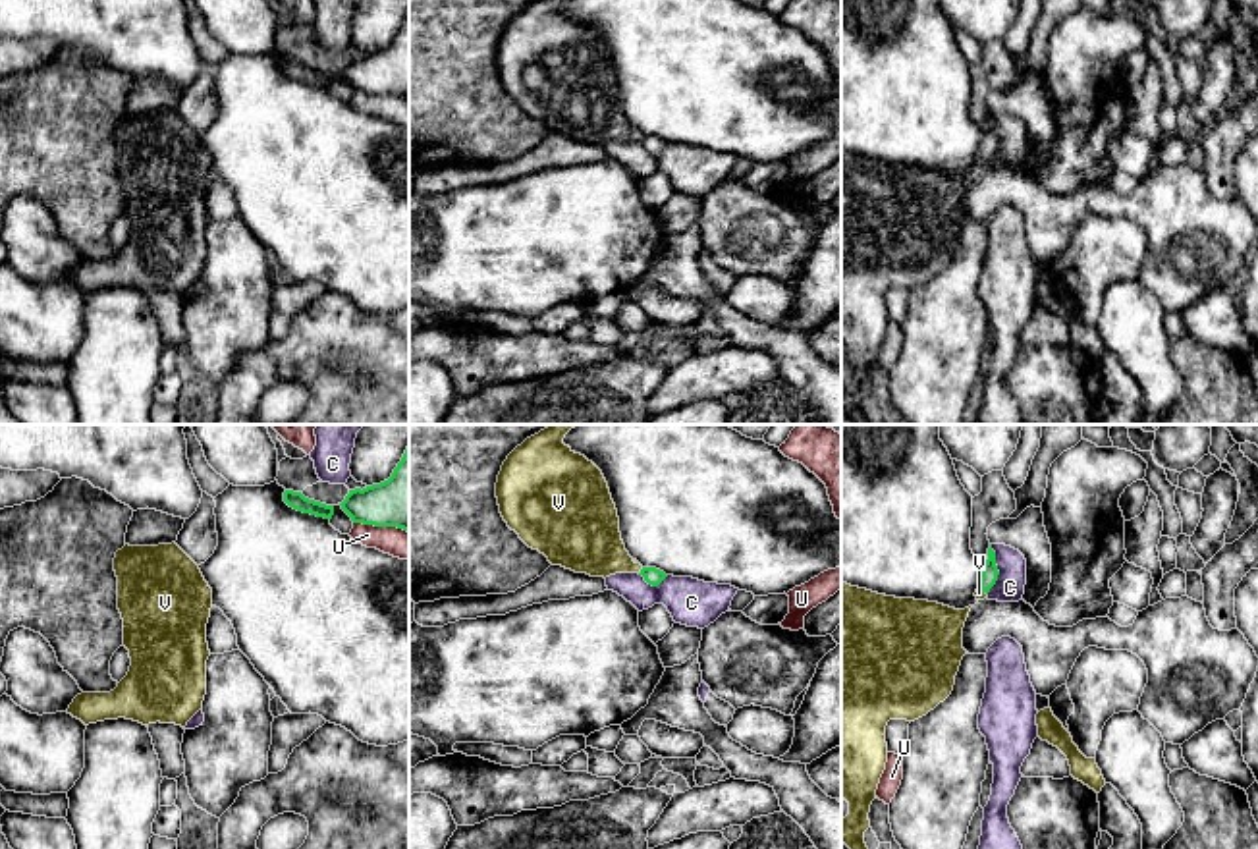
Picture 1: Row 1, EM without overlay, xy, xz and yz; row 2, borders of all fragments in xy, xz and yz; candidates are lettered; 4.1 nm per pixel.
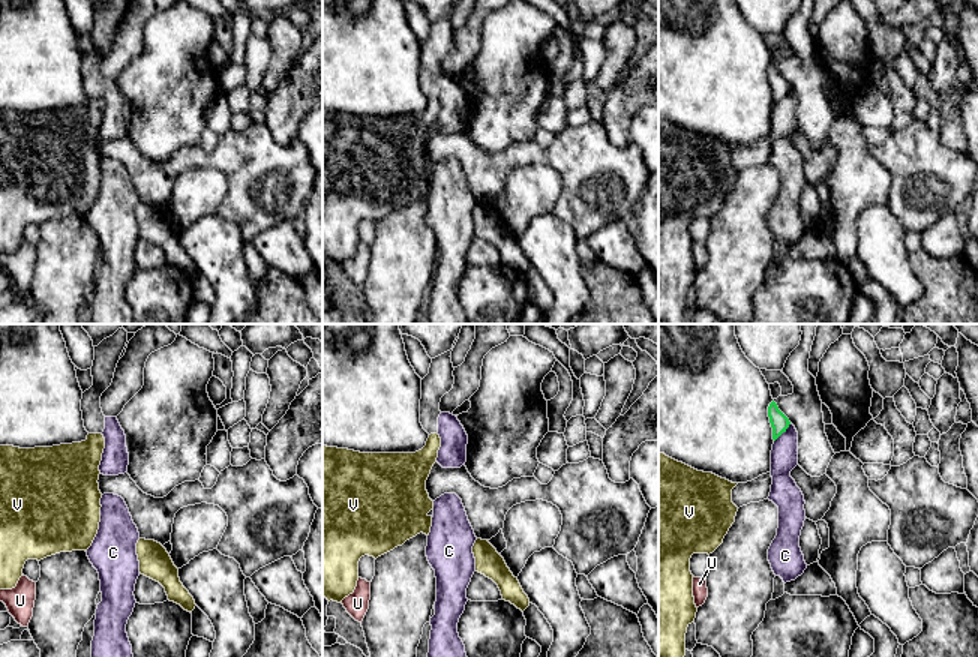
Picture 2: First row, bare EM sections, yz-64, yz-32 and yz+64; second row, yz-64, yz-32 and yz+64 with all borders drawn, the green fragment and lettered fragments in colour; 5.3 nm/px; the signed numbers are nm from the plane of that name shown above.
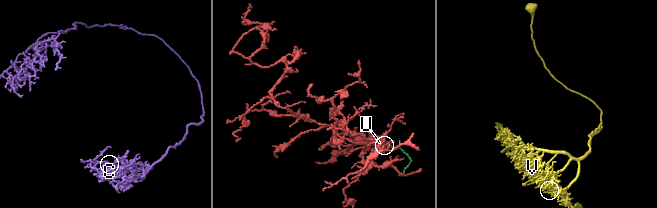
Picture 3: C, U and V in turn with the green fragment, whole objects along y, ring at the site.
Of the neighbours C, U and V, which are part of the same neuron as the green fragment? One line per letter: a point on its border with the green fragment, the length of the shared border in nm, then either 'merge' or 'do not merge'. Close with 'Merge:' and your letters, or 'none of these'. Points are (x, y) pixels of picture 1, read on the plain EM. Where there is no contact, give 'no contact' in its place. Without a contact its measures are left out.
C: meets green in yz at (996, 137); contact 200 nm long; do not merge
U: meets green in xy at (381, 93); contact 220 nm long; do not merge
V: meets green in xz at (641, 139); contact 40 nm long; merge
Merge: V

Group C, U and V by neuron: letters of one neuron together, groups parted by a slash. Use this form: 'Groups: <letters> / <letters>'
Groups: C / U / V

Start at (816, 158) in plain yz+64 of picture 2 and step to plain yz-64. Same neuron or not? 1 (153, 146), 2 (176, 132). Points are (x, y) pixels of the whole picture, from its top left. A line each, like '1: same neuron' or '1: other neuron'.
1: other neuron
2: other neuron

